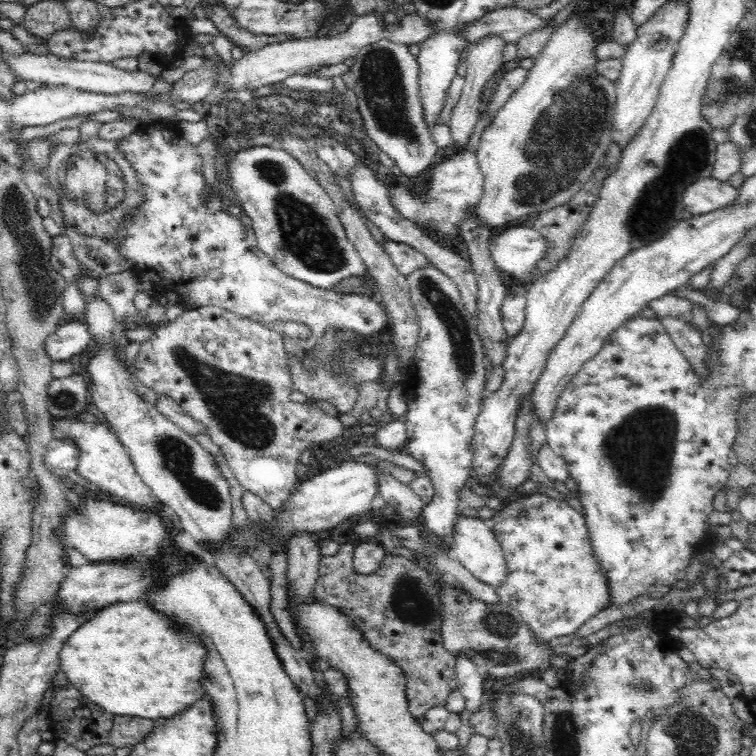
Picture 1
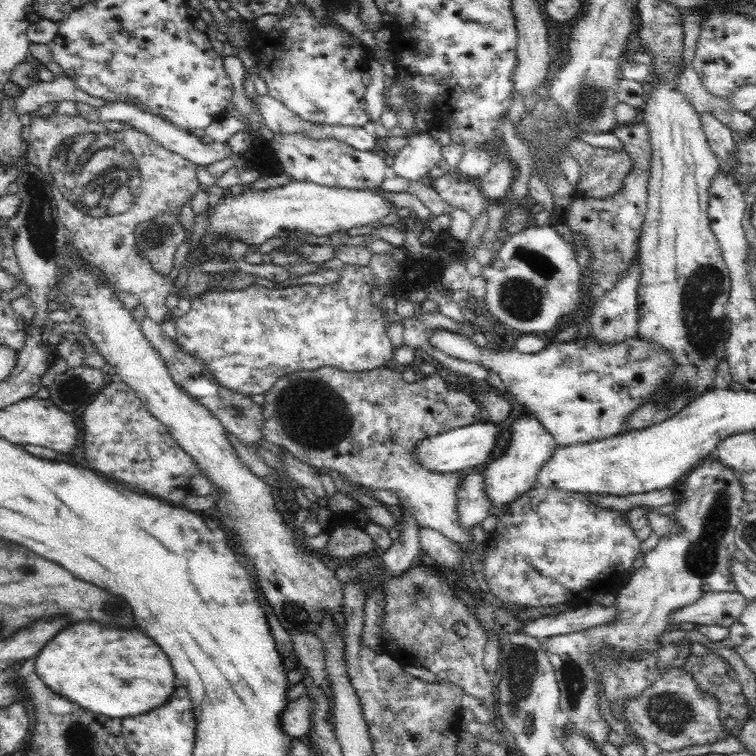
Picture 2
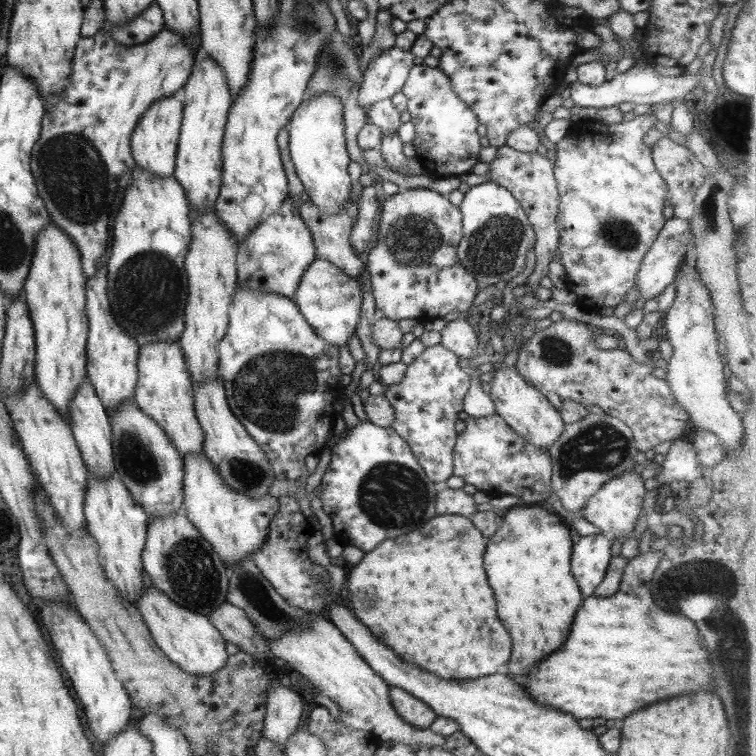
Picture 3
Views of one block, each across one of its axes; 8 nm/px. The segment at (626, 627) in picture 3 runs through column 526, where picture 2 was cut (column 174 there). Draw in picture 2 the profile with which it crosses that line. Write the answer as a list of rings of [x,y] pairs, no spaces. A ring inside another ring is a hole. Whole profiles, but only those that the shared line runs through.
[[[76,622],[70,628],[62,630],[48,642],[44,650],[36,656],[36,674],[42,678],[42,682],[56,694],[70,698],[72,702],[80,704],[82,708],[104,714],[108,718],[136,717],[138,714],[156,710],[167,704],[172,694],[175,694],[176,686],[172,684],[174,672],[170,666],[170,660],[166,654],[154,644],[152,638],[144,636],[138,630],[120,630],[120,628],[106,628],[98,622]]]

